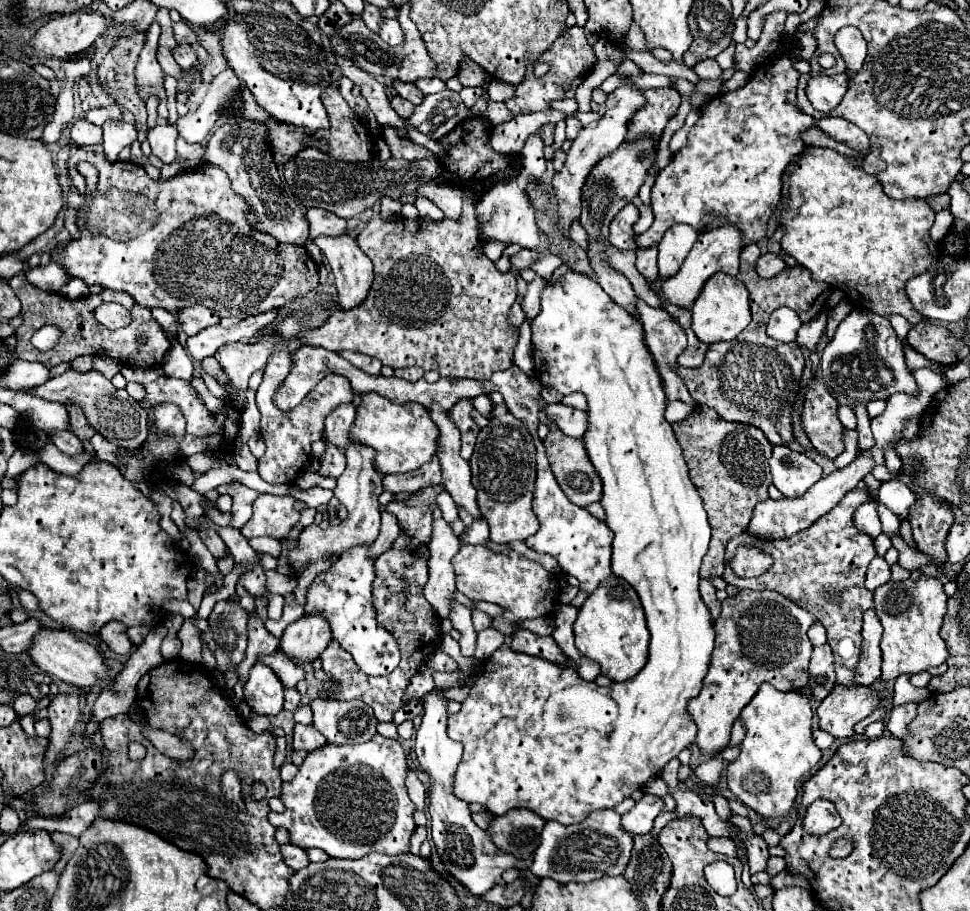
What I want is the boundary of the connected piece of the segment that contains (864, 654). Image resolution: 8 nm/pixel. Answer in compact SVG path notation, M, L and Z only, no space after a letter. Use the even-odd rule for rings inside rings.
M868 610L864 614L862 652L860 652L860 662L856 664L856 674L854 674L854 680L860 686L872 686L880 678L882 624L878 624L876 618L878 616L874 614L874 610Z

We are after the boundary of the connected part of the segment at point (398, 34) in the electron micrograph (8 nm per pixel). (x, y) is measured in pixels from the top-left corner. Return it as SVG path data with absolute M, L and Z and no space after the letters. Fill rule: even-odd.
M382 20L380 28L378 28L378 36L390 46L398 46L404 40L404 34L402 34L398 20Z

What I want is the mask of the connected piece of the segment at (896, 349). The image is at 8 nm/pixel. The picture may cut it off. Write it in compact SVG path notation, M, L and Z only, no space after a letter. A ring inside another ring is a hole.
M852 310L838 326L834 338L824 348L820 358L822 378L832 394L844 394L852 400L888 400L896 392L916 396L920 388L912 376L912 370L904 362L902 340L884 316L868 310ZM866 348L868 354L862 354ZM840 356L862 356L862 360L834 360Z

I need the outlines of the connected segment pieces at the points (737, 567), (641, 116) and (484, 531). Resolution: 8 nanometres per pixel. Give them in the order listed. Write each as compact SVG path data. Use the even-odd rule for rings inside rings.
M738 546L730 566L740 578L752 578L764 574L772 566L772 556L754 546Z
M650 88L650 90L642 90L642 94L646 102L630 118L626 142L634 142L644 134L652 136L654 142L660 142L660 136L668 120L676 114L680 106L680 94L674 88Z
M474 518L470 528L462 536L458 536L458 538L460 538L462 544L482 544L484 546L484 542L490 540L488 538L488 524L478 520L478 518Z

